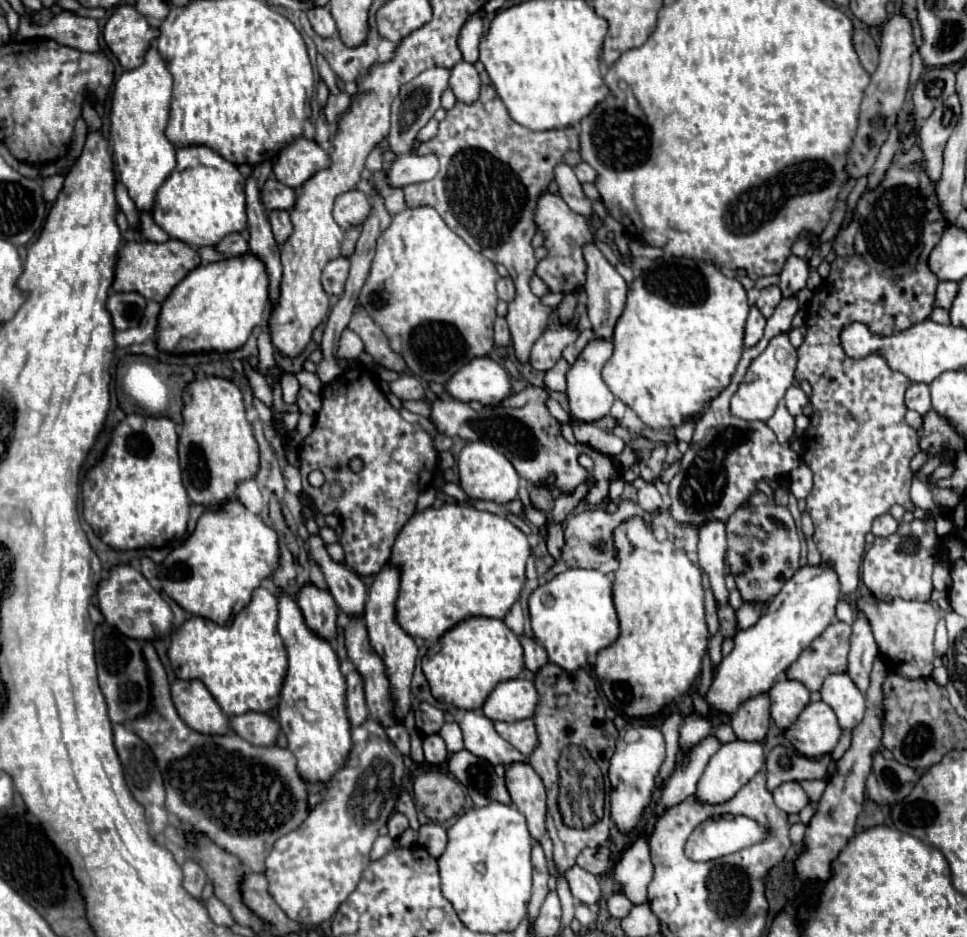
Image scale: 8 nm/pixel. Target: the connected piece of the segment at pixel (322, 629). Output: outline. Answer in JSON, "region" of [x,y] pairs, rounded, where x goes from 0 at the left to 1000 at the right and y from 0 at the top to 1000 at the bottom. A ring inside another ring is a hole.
{"region":[[[315,624],[309,631],[307,646],[313,654],[315,667],[332,682],[342,684],[346,680],[346,663],[351,648],[340,631],[332,631],[326,624]]]}

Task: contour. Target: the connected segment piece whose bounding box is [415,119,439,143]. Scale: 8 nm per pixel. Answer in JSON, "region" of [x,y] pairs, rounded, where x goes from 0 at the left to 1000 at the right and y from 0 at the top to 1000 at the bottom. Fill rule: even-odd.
{"region":[[[446,127],[433,142],[431,142],[431,146],[429,146],[429,150],[433,150],[433,153],[437,153],[437,150],[444,150],[444,148],[448,148],[450,144],[452,144],[452,127]]]}

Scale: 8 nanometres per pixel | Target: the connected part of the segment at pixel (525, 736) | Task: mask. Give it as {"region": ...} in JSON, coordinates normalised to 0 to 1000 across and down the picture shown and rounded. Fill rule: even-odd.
{"region":[[[541,767],[541,769],[533,769],[533,772],[514,769],[512,780],[545,808],[551,804],[553,795],[555,795],[555,780],[551,774],[551,767]]]}

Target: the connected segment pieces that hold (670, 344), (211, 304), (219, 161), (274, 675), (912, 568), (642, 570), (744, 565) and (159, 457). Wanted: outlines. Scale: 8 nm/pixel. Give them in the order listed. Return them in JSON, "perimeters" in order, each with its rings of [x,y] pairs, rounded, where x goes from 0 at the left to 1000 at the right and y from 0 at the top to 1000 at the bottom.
{"perimeters":[[[[686,274],[675,279],[675,283],[671,287],[667,287],[653,304],[650,304],[650,313],[648,313],[648,323],[644,330],[644,336],[640,338],[638,347],[636,347],[636,355],[634,355],[634,366],[636,366],[636,375],[632,379],[632,383],[626,387],[624,392],[624,407],[628,409],[628,413],[632,415],[632,419],[642,426],[648,434],[653,434],[661,447],[673,456],[673,458],[698,458],[708,449],[721,447],[727,439],[727,434],[739,426],[754,409],[756,402],[760,398],[760,392],[766,383],[766,377],[770,372],[768,368],[768,351],[770,351],[770,340],[775,334],[775,323],[772,323],[772,315],[768,304],[762,298],[754,298],[750,296],[737,281],[729,281],[729,279],[717,279],[717,276],[700,276],[700,274]]],[[[253,270],[249,274],[237,274],[233,279],[222,279],[216,283],[206,283],[198,289],[169,321],[166,336],[162,340],[162,372],[181,379],[195,377],[214,377],[214,375],[243,375],[247,372],[260,358],[262,349],[268,347],[274,338],[274,330],[278,326],[278,300],[274,285],[268,274],[262,270]]],[[[216,157],[183,159],[183,178],[164,200],[156,229],[179,255],[198,264],[222,264],[233,251],[249,249],[255,242],[253,189]]],[[[268,626],[239,669],[226,669],[212,658],[193,661],[177,678],[175,703],[181,720],[210,727],[237,765],[284,757],[297,718],[297,695],[286,676],[286,654],[286,637]]],[[[959,545],[957,554],[944,554],[942,558],[930,558],[928,567],[905,575],[901,586],[895,590],[890,618],[903,637],[913,641],[923,641],[926,637],[940,639],[940,641],[961,641],[965,622],[963,612],[971,597],[973,573],[967,569],[967,554],[965,545]]],[[[665,554],[646,556],[636,565],[636,584],[640,607],[636,609],[634,644],[640,656],[642,676],[634,688],[619,695],[615,720],[634,757],[648,765],[679,765],[692,750],[708,742],[725,718],[725,705],[731,697],[733,673],[727,650],[725,609],[710,597],[706,586],[700,586],[694,575],[681,580]]],[[[783,526],[775,530],[772,543],[762,543],[756,550],[750,562],[754,575],[752,601],[768,641],[793,644],[826,607],[826,571],[816,543],[801,539],[799,533]]],[[[131,443],[117,460],[107,492],[86,513],[86,552],[119,588],[164,586],[193,569],[198,535],[187,513],[183,458],[177,447]]]]}

